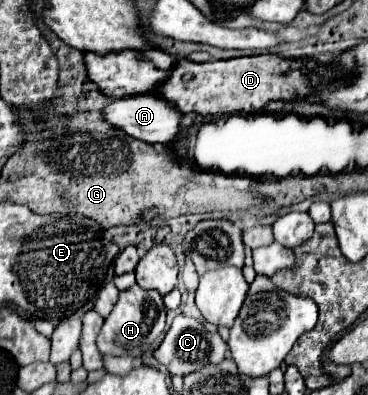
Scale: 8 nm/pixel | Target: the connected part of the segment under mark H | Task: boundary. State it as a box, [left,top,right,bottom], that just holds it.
[96,284,166,356]

